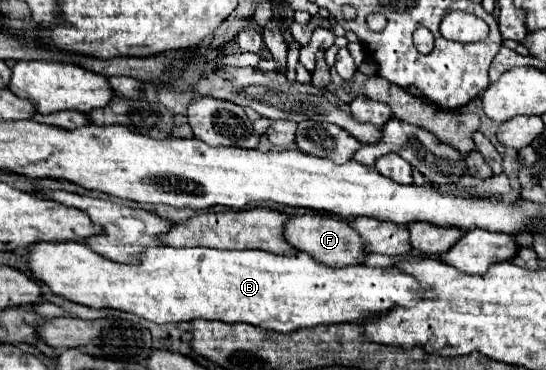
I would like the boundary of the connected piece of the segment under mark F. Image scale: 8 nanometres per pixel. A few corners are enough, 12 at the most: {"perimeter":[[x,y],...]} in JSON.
{"perimeter":[[294,215],[284,237],[330,267],[368,251],[346,219]]}

